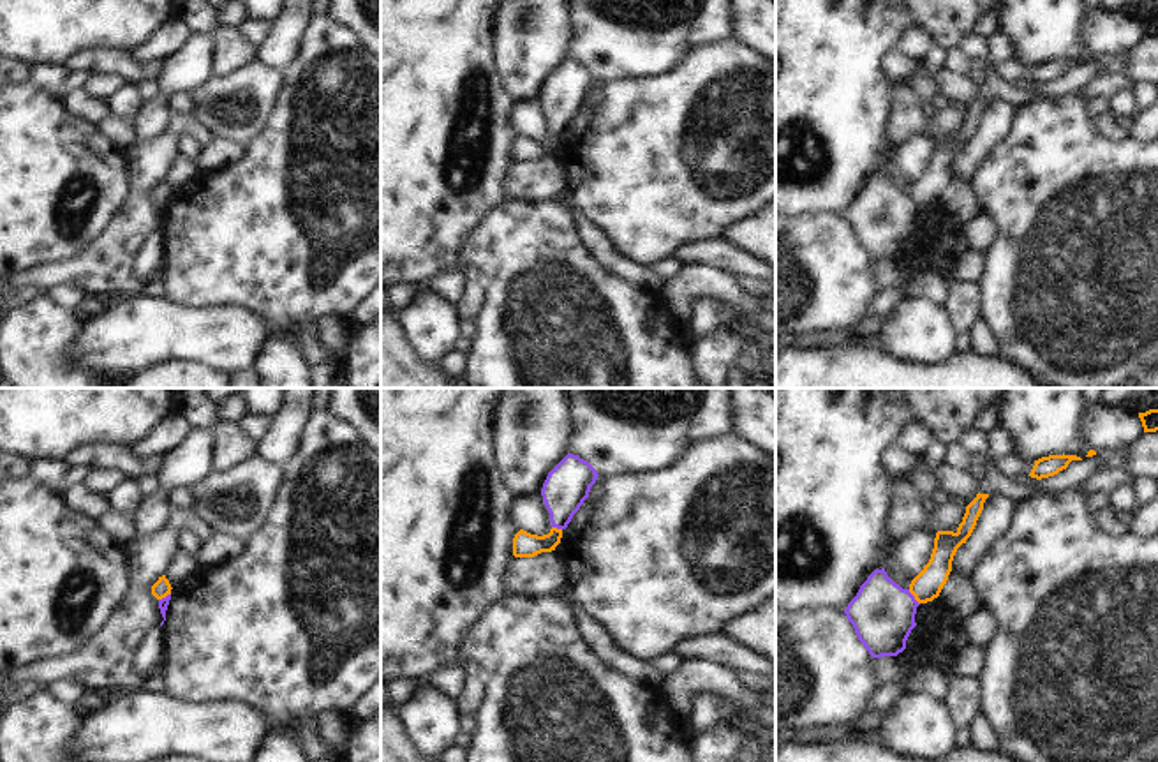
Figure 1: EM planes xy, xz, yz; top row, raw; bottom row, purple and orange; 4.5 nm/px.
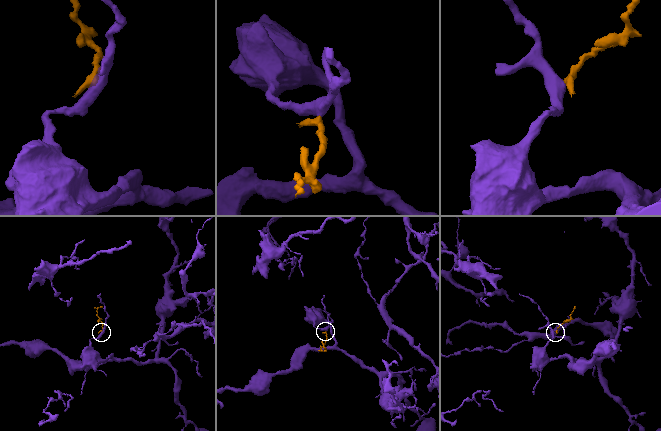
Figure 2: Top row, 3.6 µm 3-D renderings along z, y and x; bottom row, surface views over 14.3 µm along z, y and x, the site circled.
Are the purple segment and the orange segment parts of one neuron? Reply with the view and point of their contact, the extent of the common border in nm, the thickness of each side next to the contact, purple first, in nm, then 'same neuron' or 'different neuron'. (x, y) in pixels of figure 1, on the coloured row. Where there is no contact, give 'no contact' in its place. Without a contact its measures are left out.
yz (913, 597) | 90 nm | 280/140 nm | different neuron

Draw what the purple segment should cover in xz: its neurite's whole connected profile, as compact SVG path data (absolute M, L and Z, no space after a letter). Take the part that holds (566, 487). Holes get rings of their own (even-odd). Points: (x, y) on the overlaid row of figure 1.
M568 453L546 476L541 496L552 527L566 529L573 515L589 497L598 480L596 469L578 455Z

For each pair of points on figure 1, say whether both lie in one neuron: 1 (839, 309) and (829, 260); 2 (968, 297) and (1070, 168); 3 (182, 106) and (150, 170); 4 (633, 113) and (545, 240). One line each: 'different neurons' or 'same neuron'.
1: same neuron
2: different neurons
3: different neurons
4: different neurons

